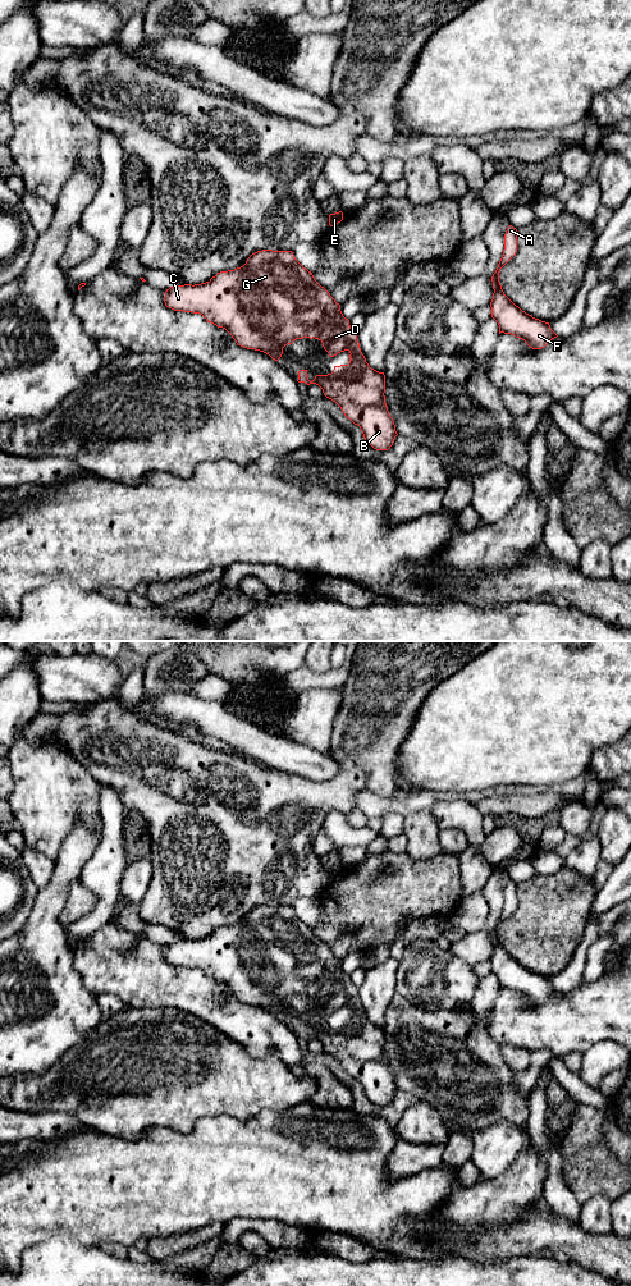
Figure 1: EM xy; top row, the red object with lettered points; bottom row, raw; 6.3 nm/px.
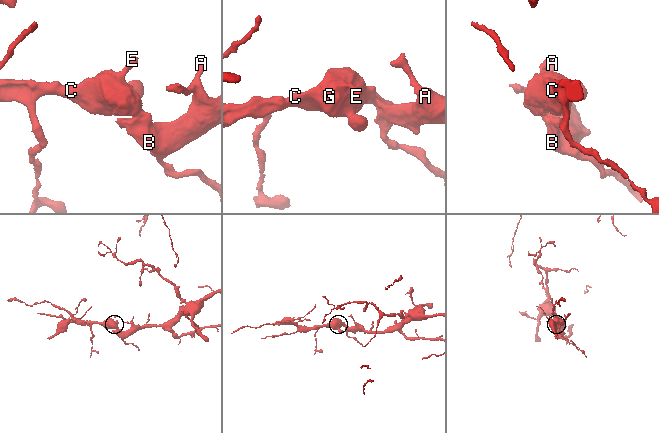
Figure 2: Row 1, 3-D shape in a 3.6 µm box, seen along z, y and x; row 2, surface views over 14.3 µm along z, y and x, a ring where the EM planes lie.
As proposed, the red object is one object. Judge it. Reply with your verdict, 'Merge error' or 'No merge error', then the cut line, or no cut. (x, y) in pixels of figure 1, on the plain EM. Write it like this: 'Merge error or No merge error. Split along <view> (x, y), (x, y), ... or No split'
No merge error. No split

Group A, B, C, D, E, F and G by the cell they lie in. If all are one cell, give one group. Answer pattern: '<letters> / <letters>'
A B C D E F G

